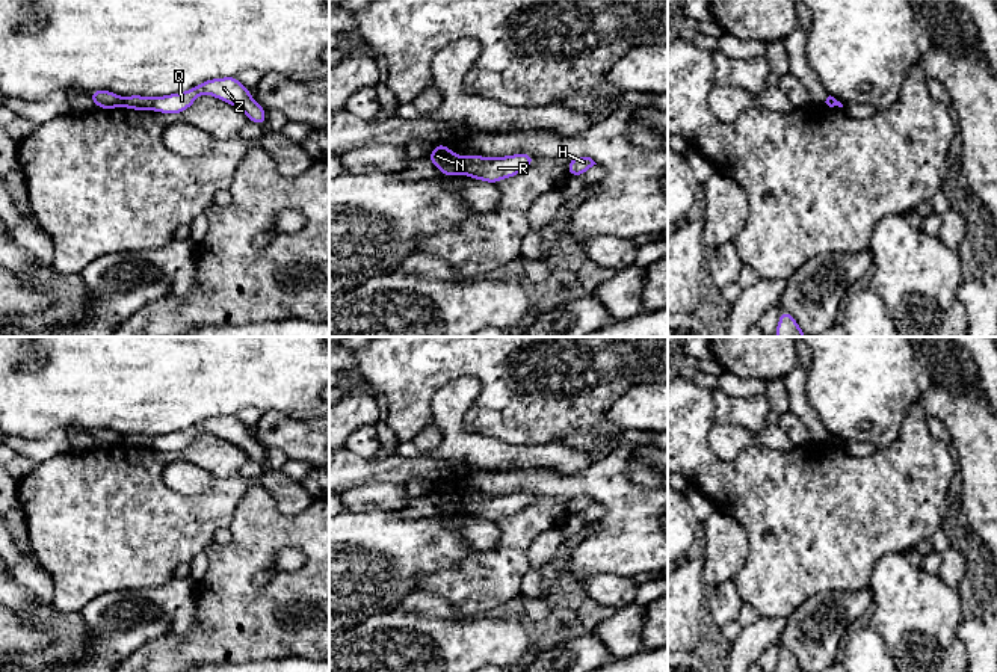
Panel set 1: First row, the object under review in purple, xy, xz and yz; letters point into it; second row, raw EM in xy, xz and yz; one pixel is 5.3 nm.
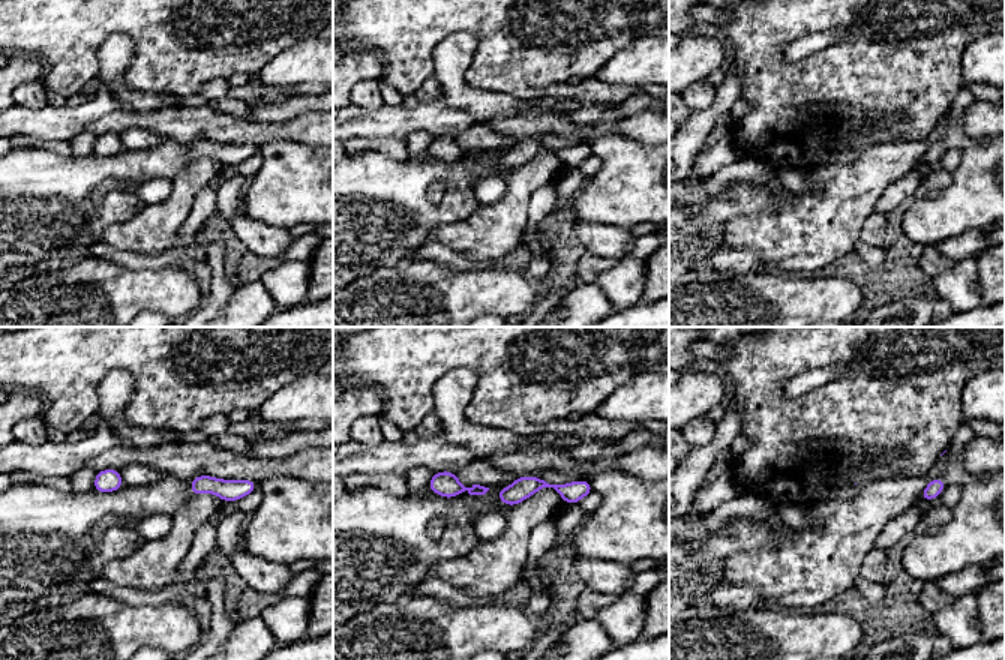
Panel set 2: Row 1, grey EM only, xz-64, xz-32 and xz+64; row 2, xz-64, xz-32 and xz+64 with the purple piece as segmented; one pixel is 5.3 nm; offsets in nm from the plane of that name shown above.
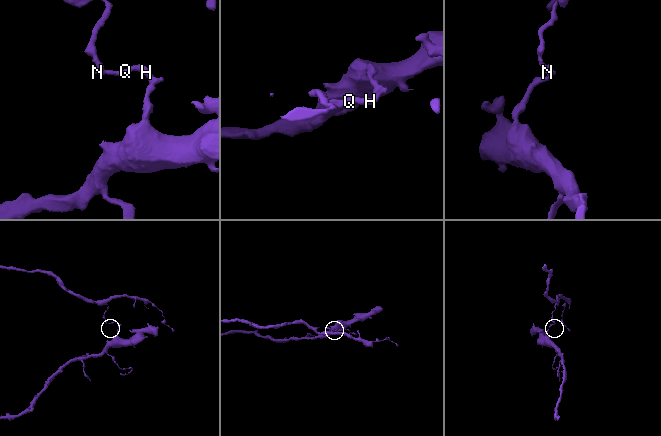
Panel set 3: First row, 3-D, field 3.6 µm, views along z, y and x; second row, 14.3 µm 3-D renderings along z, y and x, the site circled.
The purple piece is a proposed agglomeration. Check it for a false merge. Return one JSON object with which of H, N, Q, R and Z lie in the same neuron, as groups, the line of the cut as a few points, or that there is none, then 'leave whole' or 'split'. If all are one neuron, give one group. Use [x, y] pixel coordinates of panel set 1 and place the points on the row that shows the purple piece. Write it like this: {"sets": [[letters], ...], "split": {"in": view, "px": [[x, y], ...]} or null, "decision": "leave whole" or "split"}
{"sets": [["H", "Q", "R", "Z"], ["N"]], "split": {"in": "xz", "px": [[463, 157], [459, 171]]}, "decision": "split"}

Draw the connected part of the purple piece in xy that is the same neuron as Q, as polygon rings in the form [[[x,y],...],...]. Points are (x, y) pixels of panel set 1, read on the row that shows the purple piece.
[[[237,77],[211,79],[186,92],[166,97],[147,98],[140,95],[130,95],[122,100],[122,106],[134,110],[183,113],[195,103],[199,94],[210,94],[233,104],[240,109],[249,121],[258,125],[263,125],[267,121],[264,109],[254,101],[248,88],[242,86]]]

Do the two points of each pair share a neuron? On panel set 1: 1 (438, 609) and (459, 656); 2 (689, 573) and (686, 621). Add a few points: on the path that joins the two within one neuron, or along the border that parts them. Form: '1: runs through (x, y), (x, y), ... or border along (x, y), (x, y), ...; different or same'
1: border along (407, 612), (461, 619); different
2: runs through (686, 585), (686, 609); same

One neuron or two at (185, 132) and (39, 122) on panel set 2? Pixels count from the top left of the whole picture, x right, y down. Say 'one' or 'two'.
one

